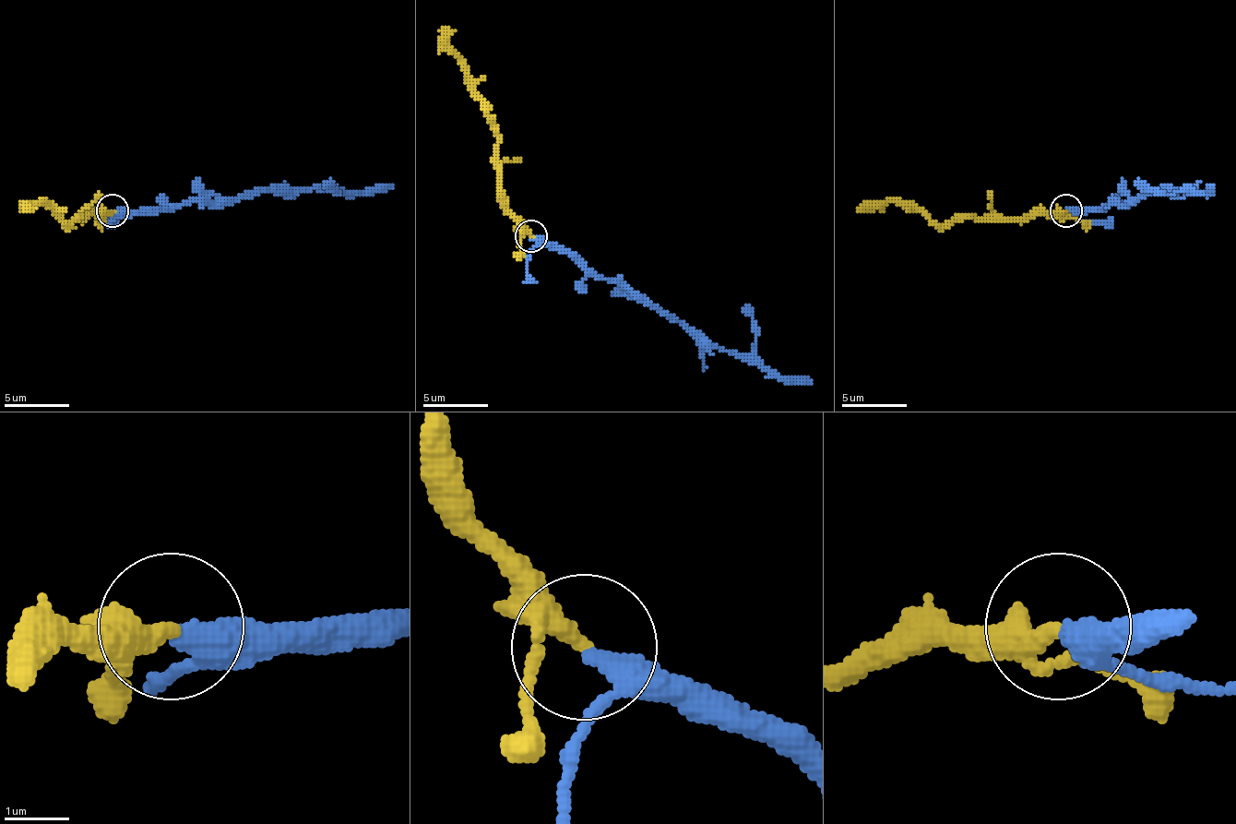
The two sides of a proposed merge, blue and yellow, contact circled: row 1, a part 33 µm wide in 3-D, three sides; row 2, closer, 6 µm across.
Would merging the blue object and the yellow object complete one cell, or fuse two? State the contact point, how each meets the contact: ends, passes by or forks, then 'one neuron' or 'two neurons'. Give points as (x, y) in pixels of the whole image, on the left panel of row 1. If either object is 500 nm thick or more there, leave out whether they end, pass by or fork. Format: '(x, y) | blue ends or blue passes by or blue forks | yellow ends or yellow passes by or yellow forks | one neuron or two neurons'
(112, 210) | blue passes by | yellow passes by | one neuron

